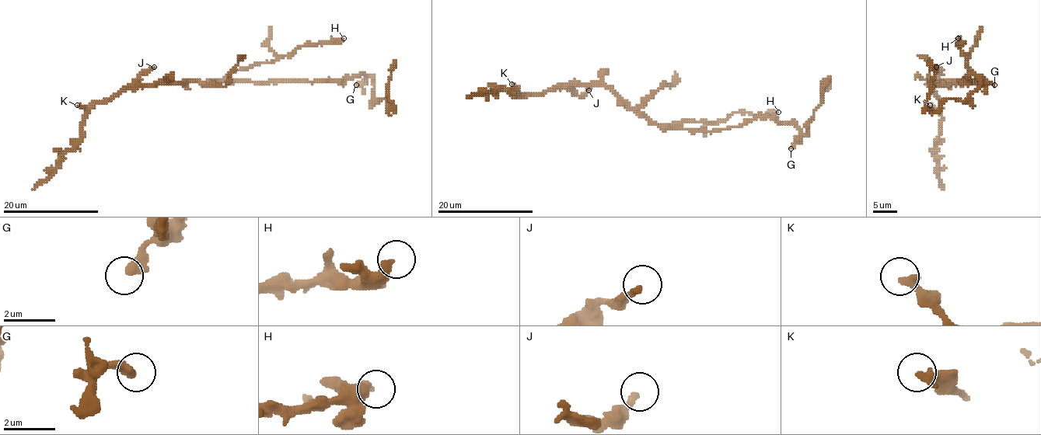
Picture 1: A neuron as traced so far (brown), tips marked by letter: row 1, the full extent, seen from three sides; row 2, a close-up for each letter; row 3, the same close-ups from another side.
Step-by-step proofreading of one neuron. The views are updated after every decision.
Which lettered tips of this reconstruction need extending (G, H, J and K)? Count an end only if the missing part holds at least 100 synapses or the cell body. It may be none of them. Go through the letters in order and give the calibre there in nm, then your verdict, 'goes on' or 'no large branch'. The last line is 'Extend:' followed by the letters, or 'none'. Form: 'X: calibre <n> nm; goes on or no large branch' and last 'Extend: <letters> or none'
G: calibre 400 nm; no large branch
H: calibre 360 nm; no large branch
J: calibre 260 nm; no large branch
K: calibre 340 nm; no large branch
Extend: none

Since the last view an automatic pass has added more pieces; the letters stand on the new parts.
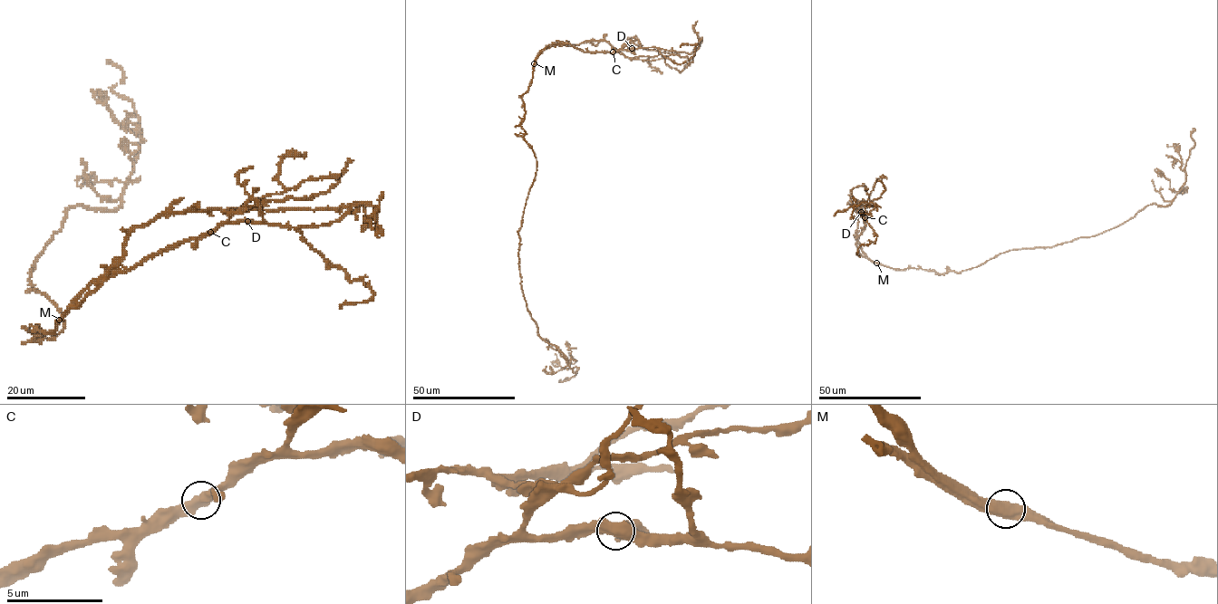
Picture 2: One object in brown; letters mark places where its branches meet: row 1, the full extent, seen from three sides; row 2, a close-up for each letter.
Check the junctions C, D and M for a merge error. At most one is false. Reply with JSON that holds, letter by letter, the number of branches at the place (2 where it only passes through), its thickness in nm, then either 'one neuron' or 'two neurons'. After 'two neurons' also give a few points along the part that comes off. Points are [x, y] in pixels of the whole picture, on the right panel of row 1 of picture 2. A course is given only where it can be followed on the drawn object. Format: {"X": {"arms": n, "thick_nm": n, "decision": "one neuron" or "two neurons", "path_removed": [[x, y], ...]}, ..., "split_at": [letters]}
{"C": {"arms": 2, "thick_nm": 600, "decision": "one neuron"}, "D": {"arms": 2, "thick_nm": 600, "decision": "one neuron"}, "M": {"arms": 2, "thick_nm": 600, "decision": "two neurons", "path_removed": [[876, 263], [858, 242], [864, 229], [863, 212], [876, 235], [874, 243], [858, 248], [859, 256]]}, "split_at": ["M"]}

